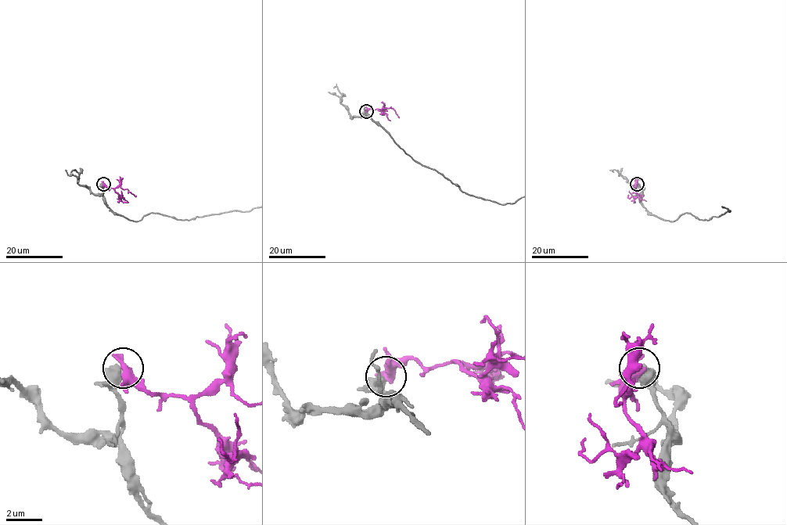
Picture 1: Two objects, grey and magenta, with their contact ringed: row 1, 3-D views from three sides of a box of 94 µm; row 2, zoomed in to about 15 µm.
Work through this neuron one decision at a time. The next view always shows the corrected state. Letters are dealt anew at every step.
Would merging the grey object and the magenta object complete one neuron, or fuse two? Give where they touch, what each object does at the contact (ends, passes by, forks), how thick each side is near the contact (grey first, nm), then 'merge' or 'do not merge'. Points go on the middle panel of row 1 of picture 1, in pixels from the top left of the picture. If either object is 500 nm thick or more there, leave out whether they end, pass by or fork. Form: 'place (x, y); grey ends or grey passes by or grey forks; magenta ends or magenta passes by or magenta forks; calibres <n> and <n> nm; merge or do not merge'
place (366, 111); calibres 600 and 600 nm; do not merge

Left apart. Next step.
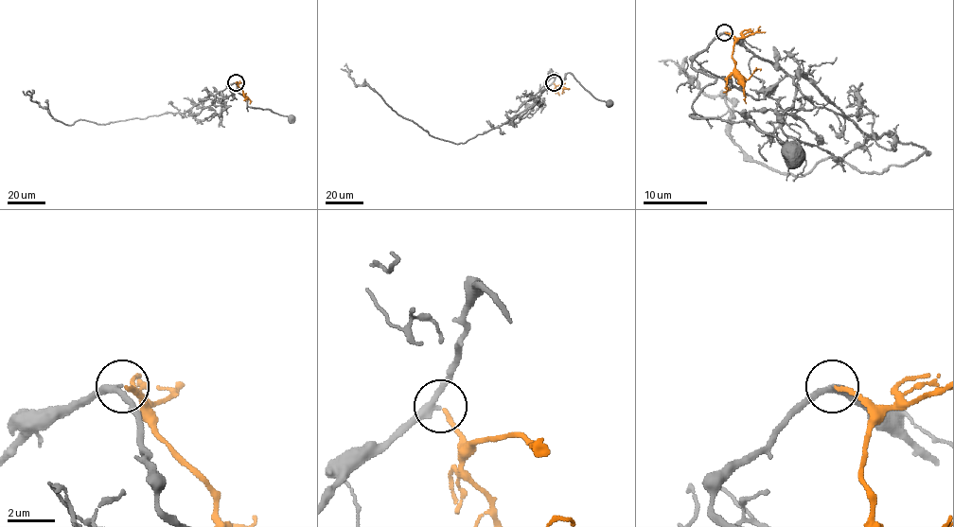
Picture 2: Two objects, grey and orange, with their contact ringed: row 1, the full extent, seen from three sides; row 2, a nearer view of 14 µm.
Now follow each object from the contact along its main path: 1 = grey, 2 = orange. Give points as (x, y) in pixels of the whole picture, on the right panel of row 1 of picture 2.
1: (724, 31), (693, 61), (696, 70), (715, 79), (693, 104), (691, 114), (751, 121), (786, 144), (790, 155)
2: (724, 31), (734, 40), (734, 72), (744, 91), (745, 104)

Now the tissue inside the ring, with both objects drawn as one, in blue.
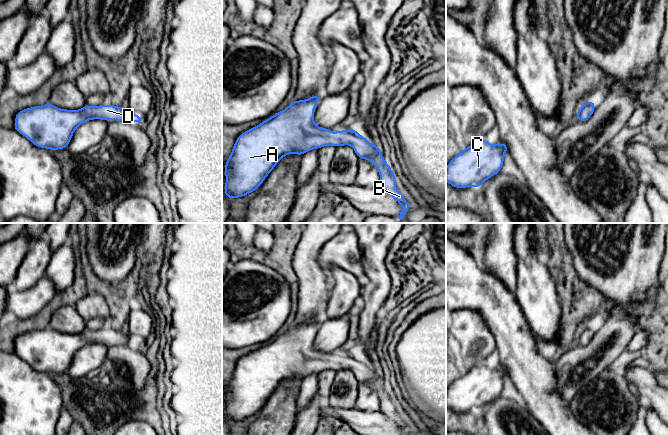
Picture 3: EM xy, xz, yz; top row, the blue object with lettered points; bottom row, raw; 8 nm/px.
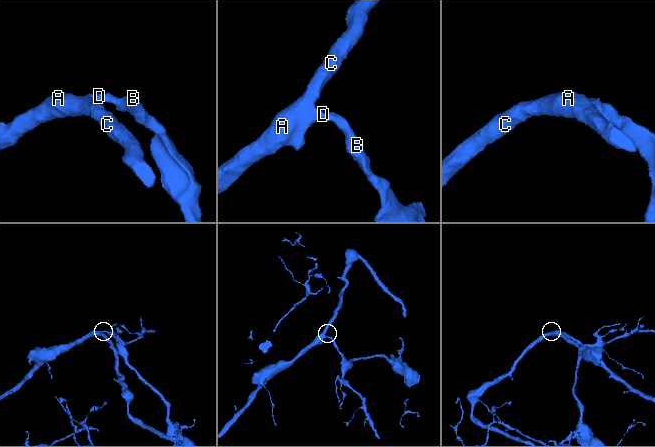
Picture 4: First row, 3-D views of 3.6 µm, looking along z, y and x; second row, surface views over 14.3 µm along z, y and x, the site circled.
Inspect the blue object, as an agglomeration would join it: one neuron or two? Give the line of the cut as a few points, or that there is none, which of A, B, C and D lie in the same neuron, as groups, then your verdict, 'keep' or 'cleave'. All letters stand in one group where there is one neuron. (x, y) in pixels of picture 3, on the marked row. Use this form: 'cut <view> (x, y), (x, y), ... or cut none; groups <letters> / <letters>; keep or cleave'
cut none; groups A B C D; keep

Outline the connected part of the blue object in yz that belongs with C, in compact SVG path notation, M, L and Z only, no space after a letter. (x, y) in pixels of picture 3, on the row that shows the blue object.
M485 139L475 141L469 147L456 155L446 167L446 181L455 188L479 188L487 179L490 179L503 167L504 155L508 151L502 141L500 145L490 144Z

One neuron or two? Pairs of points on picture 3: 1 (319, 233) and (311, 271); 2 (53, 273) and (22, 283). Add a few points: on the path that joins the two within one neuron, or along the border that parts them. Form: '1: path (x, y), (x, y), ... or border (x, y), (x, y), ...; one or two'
1: path (311, 242), (311, 262); one
2: border (52, 253), (44, 275); two

